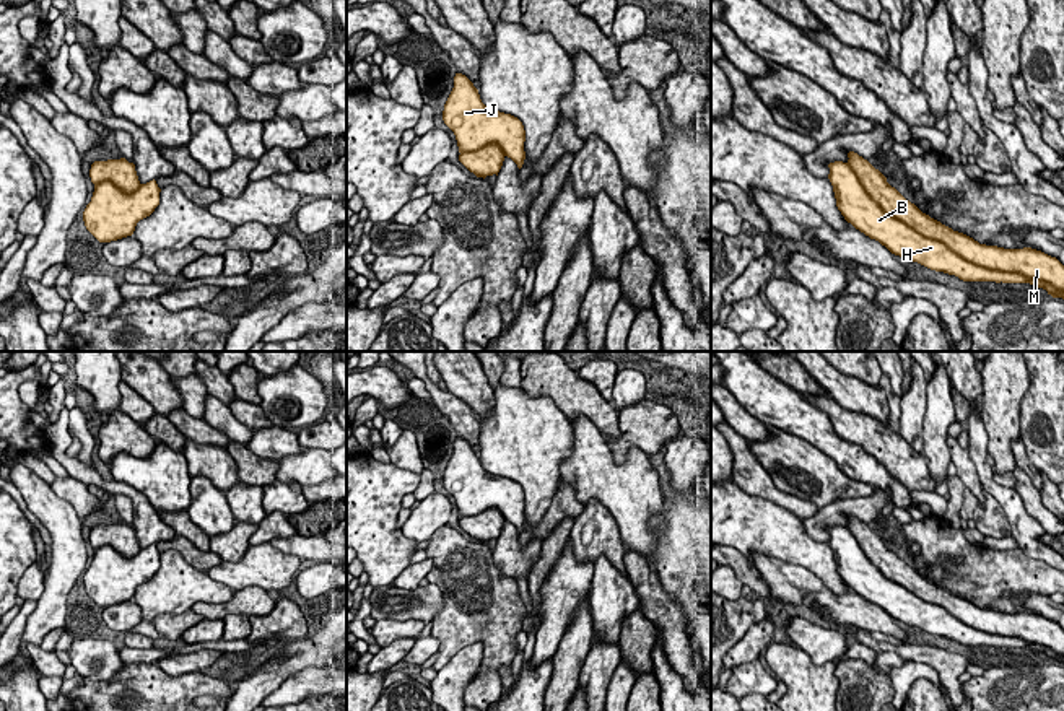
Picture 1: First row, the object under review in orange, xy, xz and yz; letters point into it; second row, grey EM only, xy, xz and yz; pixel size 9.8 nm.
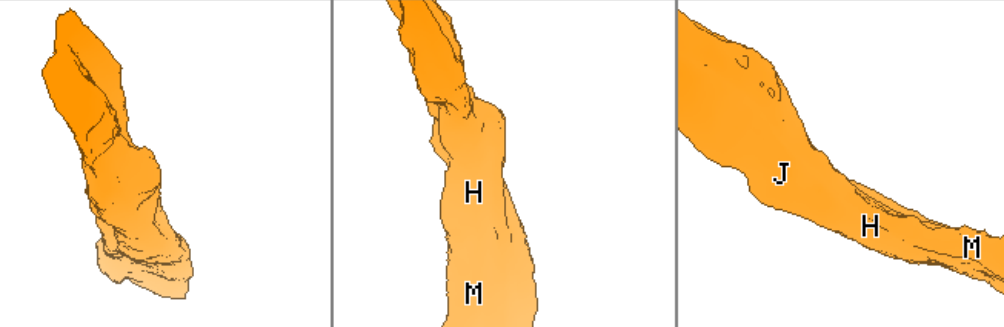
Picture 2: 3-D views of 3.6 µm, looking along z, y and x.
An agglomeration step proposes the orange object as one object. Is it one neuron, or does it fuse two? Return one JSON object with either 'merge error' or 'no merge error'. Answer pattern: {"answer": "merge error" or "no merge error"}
{"answer": "merge error"}

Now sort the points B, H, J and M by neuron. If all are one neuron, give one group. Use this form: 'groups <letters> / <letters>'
groups B H J / M

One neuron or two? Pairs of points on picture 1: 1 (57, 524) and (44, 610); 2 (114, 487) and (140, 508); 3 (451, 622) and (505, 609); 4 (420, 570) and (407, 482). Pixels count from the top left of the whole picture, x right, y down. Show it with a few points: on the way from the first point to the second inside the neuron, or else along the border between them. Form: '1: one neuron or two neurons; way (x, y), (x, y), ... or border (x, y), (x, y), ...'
1: one neuron; way (62, 545), (62, 576), (56, 589)
2: one neuron; way (122, 488), (137, 500)
3: one neuron; way (464, 620), (472, 615), (487, 615), (492, 610)
4: two neurons; border (409, 563), (392, 583)

